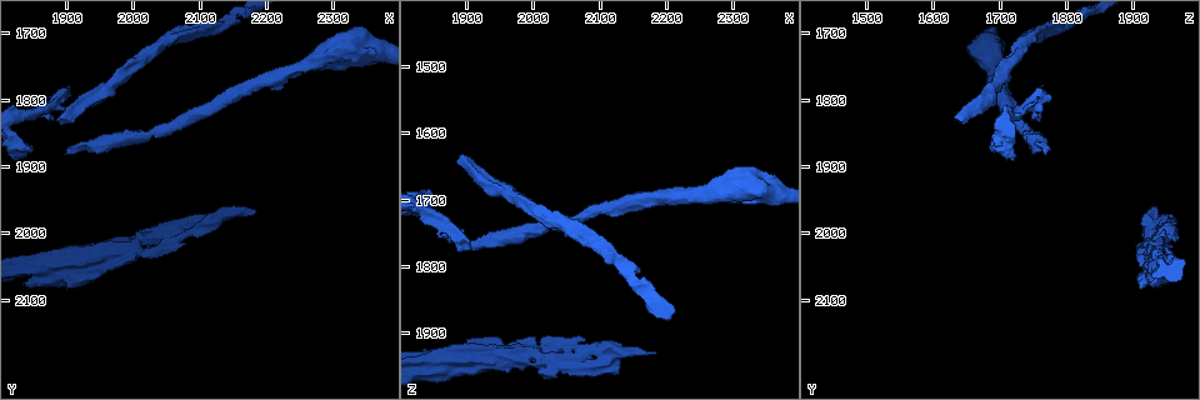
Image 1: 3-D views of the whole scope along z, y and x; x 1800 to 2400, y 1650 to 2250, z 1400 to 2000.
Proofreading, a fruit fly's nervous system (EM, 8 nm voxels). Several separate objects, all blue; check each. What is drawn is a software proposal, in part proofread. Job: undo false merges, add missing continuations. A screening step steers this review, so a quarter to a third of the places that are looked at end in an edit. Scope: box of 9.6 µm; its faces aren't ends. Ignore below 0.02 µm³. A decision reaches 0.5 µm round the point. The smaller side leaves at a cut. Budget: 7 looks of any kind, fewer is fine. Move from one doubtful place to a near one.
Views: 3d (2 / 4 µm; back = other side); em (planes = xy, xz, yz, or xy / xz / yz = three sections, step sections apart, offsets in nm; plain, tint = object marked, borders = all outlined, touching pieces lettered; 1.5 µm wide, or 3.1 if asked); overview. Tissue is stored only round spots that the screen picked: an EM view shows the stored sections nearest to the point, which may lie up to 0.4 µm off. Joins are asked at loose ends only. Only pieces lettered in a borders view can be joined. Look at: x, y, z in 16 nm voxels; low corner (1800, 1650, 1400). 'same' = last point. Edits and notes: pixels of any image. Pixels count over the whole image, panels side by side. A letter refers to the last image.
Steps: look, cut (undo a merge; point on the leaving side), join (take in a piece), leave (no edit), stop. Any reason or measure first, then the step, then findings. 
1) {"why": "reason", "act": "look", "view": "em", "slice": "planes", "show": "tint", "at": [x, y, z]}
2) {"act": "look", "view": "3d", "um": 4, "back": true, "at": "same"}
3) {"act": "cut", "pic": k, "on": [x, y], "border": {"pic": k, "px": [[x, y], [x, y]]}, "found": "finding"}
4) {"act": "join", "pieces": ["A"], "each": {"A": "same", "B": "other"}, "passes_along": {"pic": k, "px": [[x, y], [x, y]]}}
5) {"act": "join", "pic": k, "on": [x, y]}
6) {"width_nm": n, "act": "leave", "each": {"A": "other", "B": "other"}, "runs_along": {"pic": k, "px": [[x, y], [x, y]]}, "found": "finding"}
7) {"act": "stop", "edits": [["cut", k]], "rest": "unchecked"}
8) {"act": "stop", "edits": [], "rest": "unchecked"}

{"why": "free end", "act": "look", "view": "em", "slice": "planes", "show": "borders", "at": [1885, 1830, 1640]}

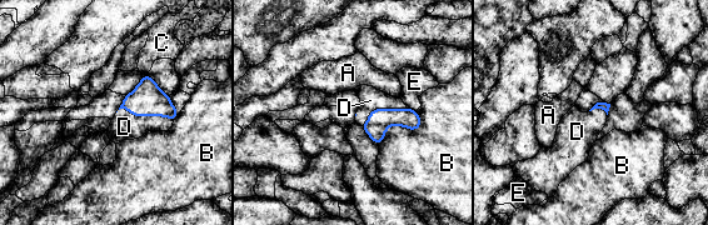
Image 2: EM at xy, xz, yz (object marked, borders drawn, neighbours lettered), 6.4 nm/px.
{"act": "join", "pieces": ["D"], "each": {"A": "other", "B": "other", "C": "other", "D": "same", "E": "other"}, "passes_along": {"pic": 2, "px": [[146, 99], [145, 115], [124, 126]]}, "found": "it goes on there"}

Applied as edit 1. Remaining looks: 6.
{"why": "redraw", "act": "look", "view": "overview"}

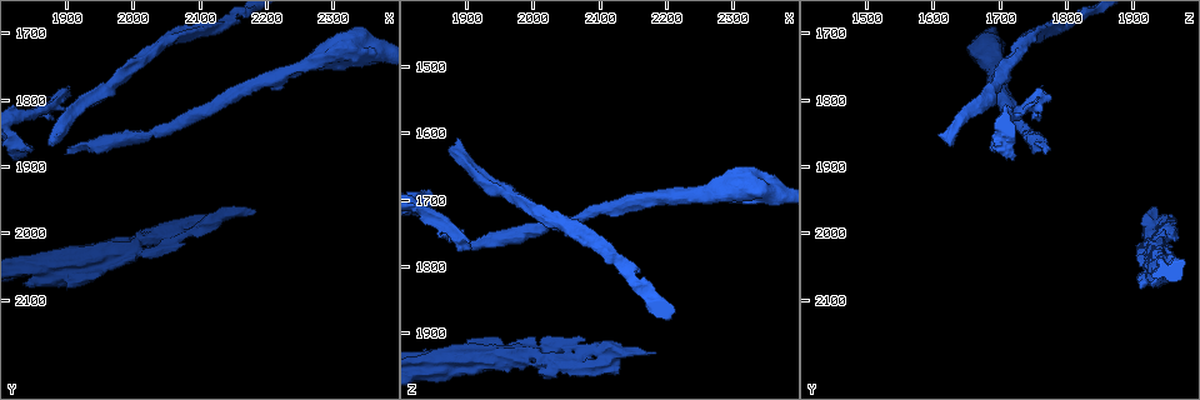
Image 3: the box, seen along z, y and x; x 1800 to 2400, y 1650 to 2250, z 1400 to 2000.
{"why": "an open end", "act": "look", "view": "em", "slice": "planes", "show": "borders", "at": [1905, 1790, 1770]}

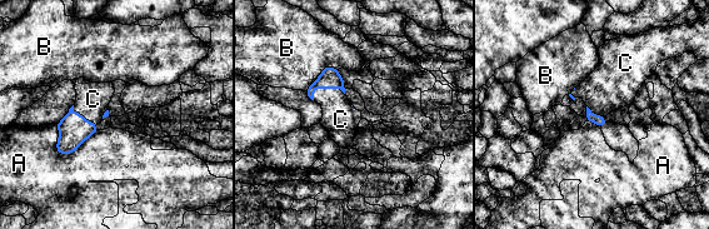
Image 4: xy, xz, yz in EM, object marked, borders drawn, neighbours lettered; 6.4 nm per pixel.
{"act": "join", "pieces": ["C"], "each": {"A": "other", "B": "other", "C": "same"}, "passes_along": {"pic": 4, "px": [[329, 78], [324, 88], [340, 119]]}, "found": "it goes on there"}

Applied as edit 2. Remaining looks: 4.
{"why": "thick turns thin", "act": "look", "view": "em", "slice": "planes", "show": "borders", "at": [2000, 2020, 1930]}

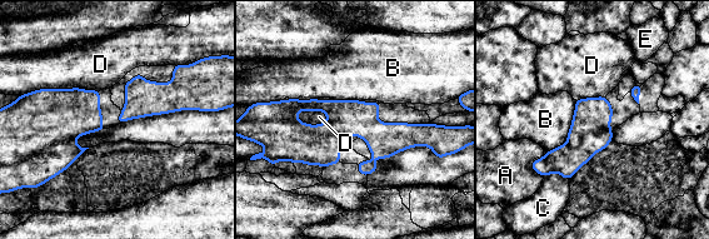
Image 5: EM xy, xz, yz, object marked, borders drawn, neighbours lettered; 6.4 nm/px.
{"act": "cut", "pic": 5, "on": [565, 160], "each": {"A": "other", "B": "other", "C": "other", "D": "other", "E": "other"}, "found": "two neurons meet here"}

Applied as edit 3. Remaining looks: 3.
{"act": "stop", "edits": [["join", 2], ["join", 4], ["cut", 5]], "rest": "unchecked"}

